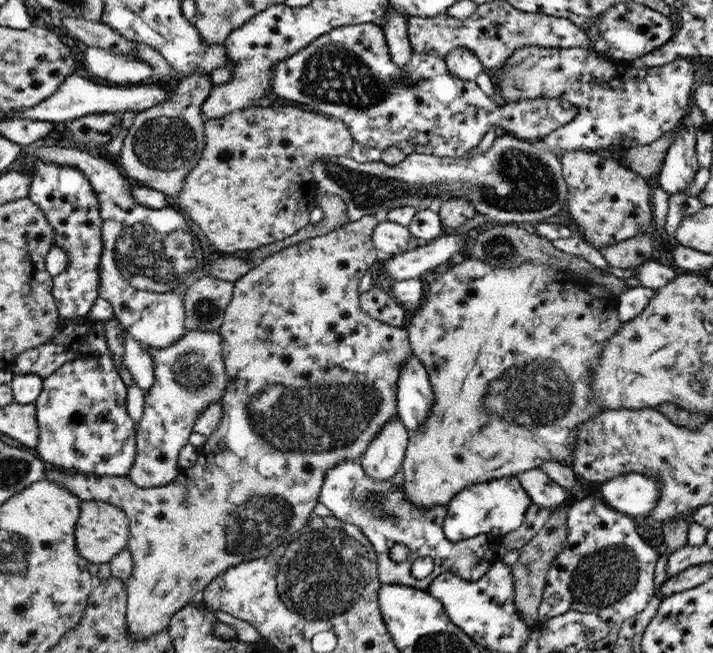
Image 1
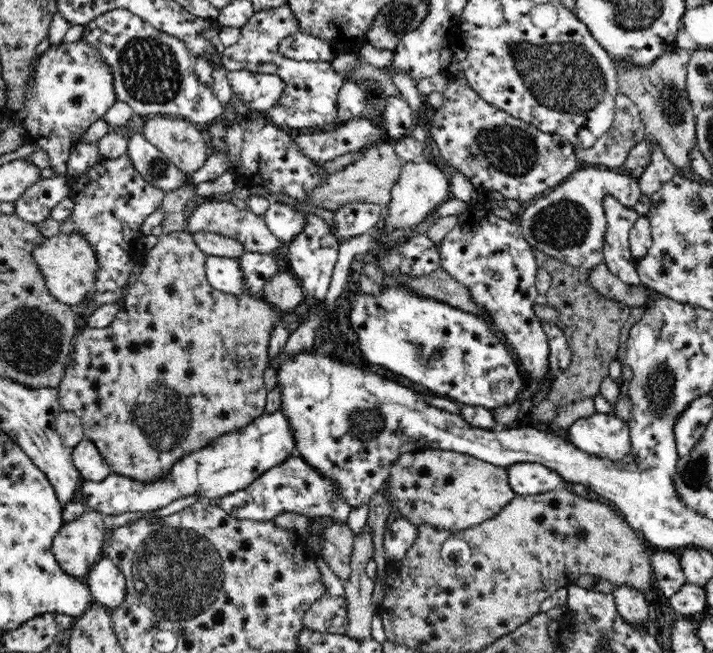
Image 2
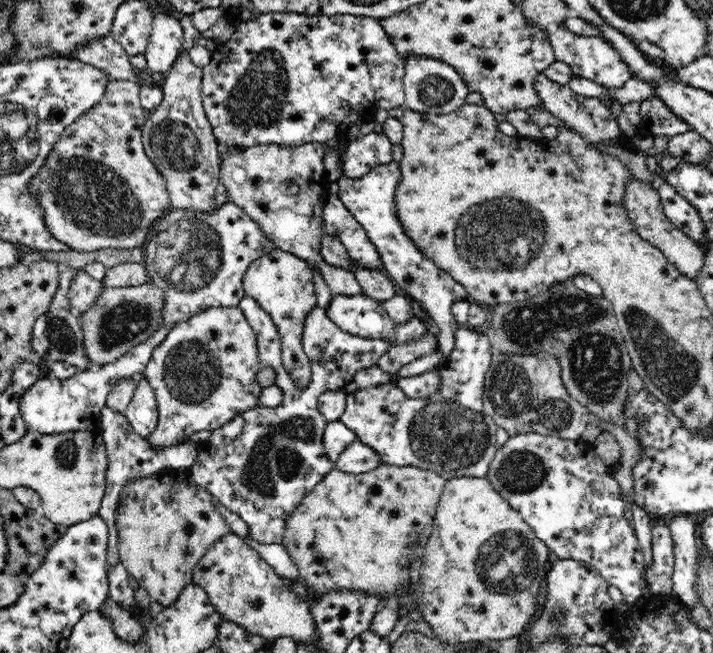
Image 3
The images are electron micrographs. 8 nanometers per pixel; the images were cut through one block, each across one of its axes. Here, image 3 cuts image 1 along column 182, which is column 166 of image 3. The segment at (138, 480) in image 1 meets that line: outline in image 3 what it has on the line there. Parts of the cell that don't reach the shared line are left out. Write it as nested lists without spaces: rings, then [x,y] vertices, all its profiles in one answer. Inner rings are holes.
[[[239,306],[209,308],[175,324],[162,344],[153,350],[143,375],[154,389],[159,414],[156,431],[147,437],[148,443],[155,450],[172,448],[196,432],[214,431],[236,415],[254,408],[263,389],[255,377],[261,370],[257,341],[254,329]]]

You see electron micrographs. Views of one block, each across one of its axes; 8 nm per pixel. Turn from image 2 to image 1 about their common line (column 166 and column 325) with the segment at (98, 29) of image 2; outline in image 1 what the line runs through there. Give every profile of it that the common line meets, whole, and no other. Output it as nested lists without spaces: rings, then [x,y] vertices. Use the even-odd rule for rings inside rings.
[[[378,22],[336,28],[335,30],[330,31],[330,33],[326,33],[323,36],[318,37],[316,40],[313,40],[308,46],[306,46],[306,48],[299,50],[296,54],[281,60],[278,64],[275,64],[275,68],[271,69],[273,70],[273,81],[270,83],[270,94],[295,103],[312,106],[312,110],[315,113],[327,115],[328,117],[336,117],[337,119],[342,120],[342,122],[344,122],[344,124],[348,127],[355,143],[369,146],[370,148],[377,148],[380,151],[386,150],[389,146],[396,146],[396,148],[400,148],[400,150],[403,150],[407,155],[412,153],[422,153],[434,155],[440,158],[464,157],[465,154],[474,150],[481,143],[483,136],[490,129],[494,129],[499,133],[518,137],[519,139],[536,140],[540,136],[544,136],[557,128],[565,126],[567,122],[570,122],[578,114],[577,106],[570,104],[570,102],[566,102],[566,100],[558,98],[552,100],[545,98],[538,98],[538,100],[532,101],[520,100],[520,102],[505,104],[503,106],[498,101],[492,100],[492,97],[488,97],[484,94],[475,82],[451,76],[451,73],[448,72],[445,59],[440,58],[435,54],[431,54],[431,52],[417,52],[417,50],[413,50],[410,62],[405,66],[398,66],[392,62],[391,54],[388,50],[387,40],[385,39],[383,29]]]

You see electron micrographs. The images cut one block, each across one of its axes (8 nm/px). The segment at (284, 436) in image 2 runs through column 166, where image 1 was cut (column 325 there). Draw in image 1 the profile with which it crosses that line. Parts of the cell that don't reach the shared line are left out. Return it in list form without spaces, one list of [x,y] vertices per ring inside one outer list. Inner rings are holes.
[[[342,462],[326,472],[321,486],[319,502],[332,511],[337,519],[355,524],[373,544],[377,554],[378,578],[381,584],[401,584],[426,590],[440,574],[451,573],[462,580],[476,581],[488,573],[495,564],[498,538],[495,535],[478,535],[460,541],[445,537],[443,522],[447,508],[420,508],[404,500],[403,486],[394,486],[392,479],[375,481],[366,476],[364,468],[357,462]],[[395,544],[405,544],[410,548],[410,556],[402,563],[390,559],[390,548]],[[430,556],[434,571],[427,578],[412,576],[411,568],[416,558]]]

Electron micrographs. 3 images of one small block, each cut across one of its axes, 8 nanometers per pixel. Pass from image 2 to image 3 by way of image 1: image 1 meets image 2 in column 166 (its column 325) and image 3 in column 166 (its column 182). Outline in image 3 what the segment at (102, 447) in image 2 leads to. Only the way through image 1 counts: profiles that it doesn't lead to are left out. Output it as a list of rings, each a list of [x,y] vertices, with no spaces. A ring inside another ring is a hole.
[[[163,469],[151,476],[132,479],[122,489],[120,506],[116,510],[120,560],[129,575],[163,608],[172,604],[186,585],[192,584],[195,567],[208,548],[232,532],[214,501],[211,492],[198,486],[188,469]]]

